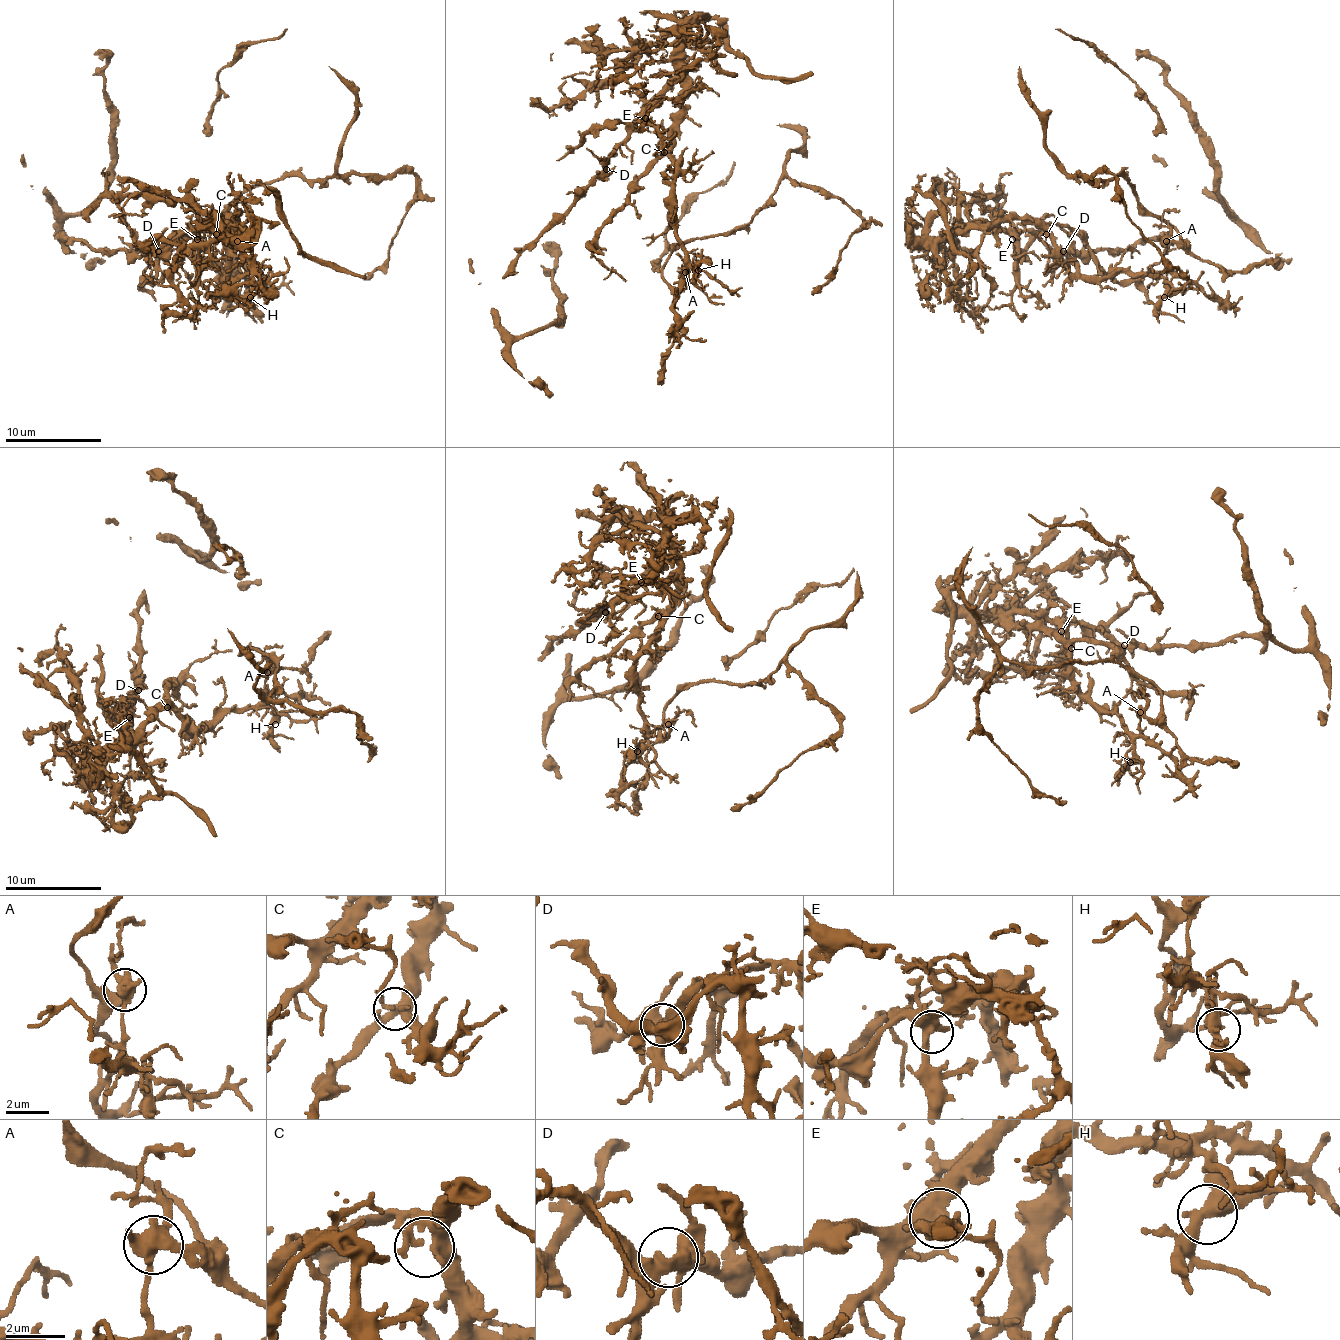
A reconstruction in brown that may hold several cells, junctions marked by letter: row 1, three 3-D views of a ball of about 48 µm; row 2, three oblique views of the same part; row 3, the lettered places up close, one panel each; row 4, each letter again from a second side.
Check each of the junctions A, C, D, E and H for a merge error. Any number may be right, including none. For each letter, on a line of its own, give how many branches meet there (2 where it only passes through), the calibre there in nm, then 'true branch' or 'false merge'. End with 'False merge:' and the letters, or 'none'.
A: 4 | 400 nm | false merge
C: 2 | 170 nm | true branch
D: 3 | 440 nm | true branch
E: 2 | 500 nm | true branch
H: 3 | 400 nm | true branch
False merge: A

